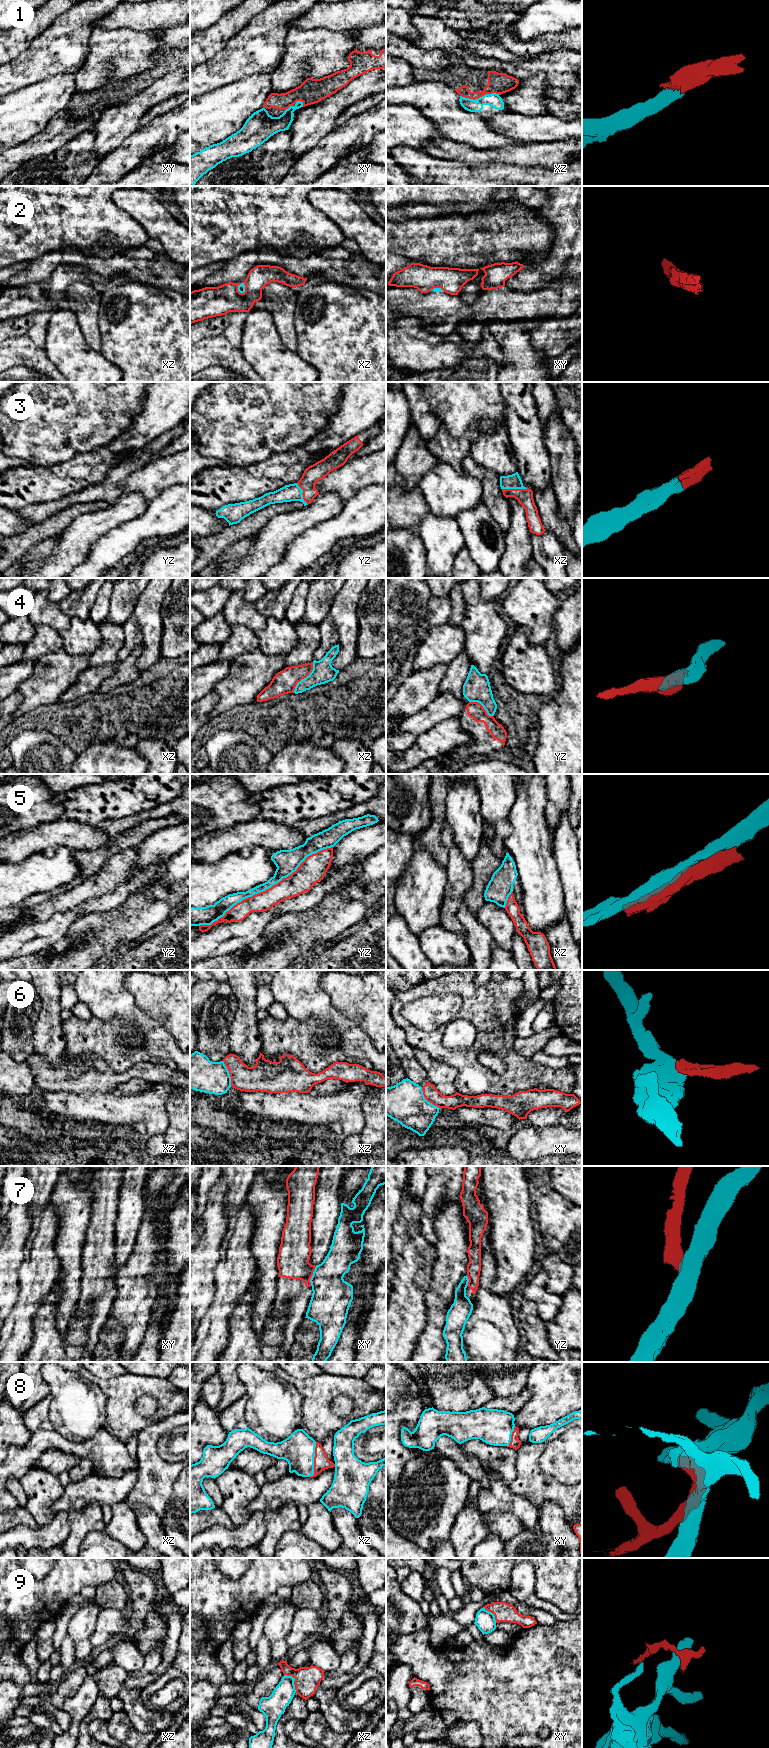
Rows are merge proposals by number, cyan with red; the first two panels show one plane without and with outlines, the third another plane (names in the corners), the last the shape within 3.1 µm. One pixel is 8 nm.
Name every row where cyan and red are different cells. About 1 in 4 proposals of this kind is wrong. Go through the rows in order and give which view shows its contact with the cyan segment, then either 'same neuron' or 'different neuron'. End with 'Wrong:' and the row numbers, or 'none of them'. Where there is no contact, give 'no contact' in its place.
1: contact in xz; different neuron
2: contact in xz; different neuron
3: contact in xz; same neuron
4: contact in xz; different neuron
5: contact in yz; different neuron
6: contact in xy; different neuron
7: contact in xy; different neuron
8: contact in xz; same neuron
9: contact in xz; different neuron
Wrong: 1, 2, 4, 5, 6, 7, 9

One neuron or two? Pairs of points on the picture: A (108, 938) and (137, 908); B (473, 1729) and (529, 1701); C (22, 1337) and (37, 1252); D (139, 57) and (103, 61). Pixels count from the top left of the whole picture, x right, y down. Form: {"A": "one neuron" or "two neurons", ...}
{"A": "one neuron", "B": "two neurons", "C": "one neuron", "D": "one neuron"}

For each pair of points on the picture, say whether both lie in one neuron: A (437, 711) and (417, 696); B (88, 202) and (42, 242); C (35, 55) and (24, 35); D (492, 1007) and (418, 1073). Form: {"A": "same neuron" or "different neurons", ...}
{"A": "different neurons", "B": "same neuron", "C": "different neurons", "D": "different neurons"}

